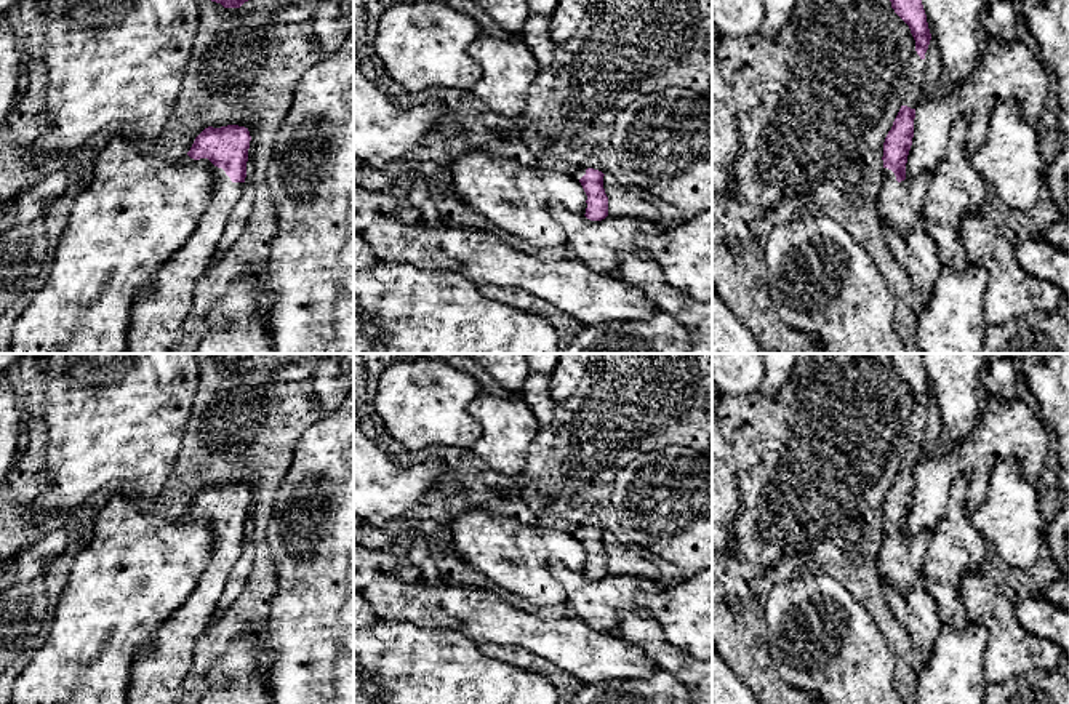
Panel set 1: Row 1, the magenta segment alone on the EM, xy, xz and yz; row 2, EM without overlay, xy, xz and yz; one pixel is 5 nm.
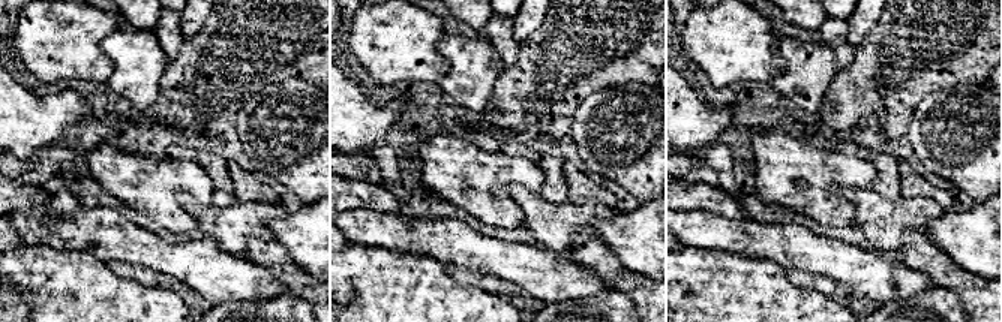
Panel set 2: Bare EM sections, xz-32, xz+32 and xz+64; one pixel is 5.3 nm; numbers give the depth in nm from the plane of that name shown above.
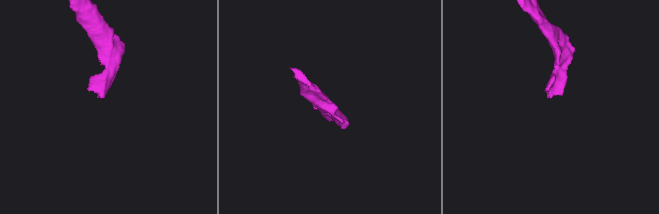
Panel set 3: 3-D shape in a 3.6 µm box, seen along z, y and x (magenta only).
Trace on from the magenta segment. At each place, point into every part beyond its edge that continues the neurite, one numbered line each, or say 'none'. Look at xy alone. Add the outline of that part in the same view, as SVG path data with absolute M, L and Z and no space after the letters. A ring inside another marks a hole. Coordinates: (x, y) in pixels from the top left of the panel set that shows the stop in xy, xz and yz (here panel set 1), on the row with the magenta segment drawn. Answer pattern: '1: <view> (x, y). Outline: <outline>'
1: xy (156, 322). Outline: M222 168L213 171L213 197L190 238L158 269L155 291L133 306L125 354L165 354L194 304L197 280L210 266L230 213L243 194Z

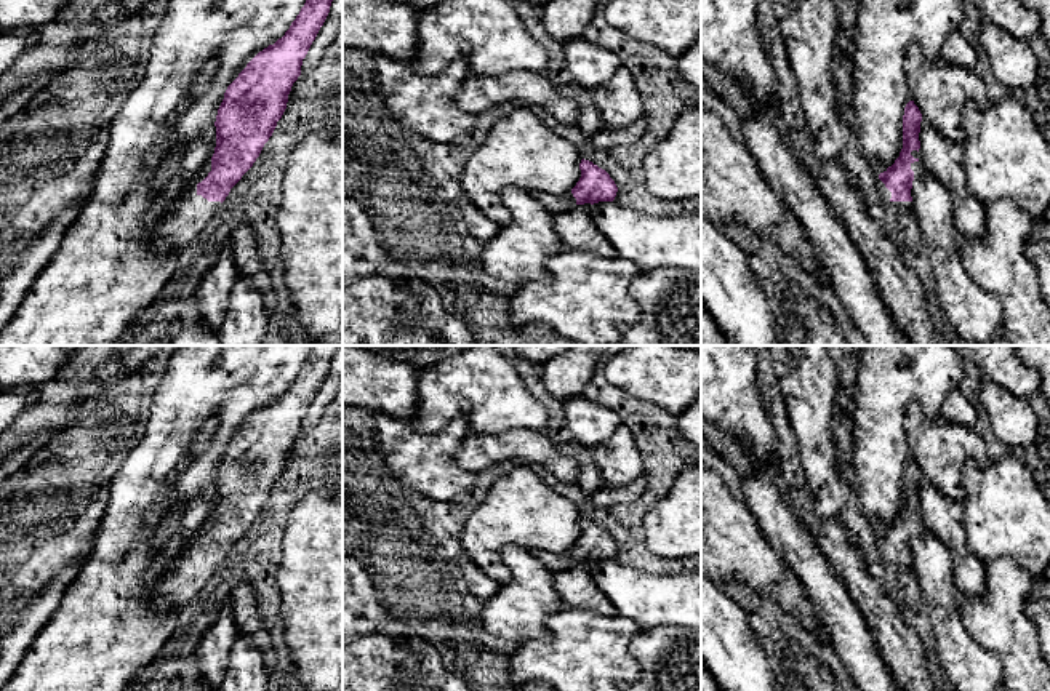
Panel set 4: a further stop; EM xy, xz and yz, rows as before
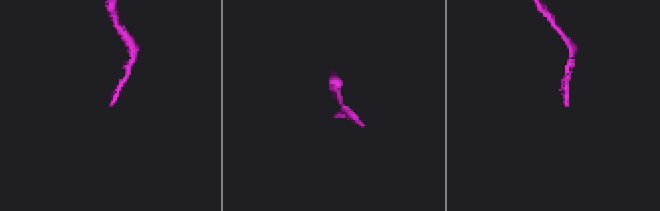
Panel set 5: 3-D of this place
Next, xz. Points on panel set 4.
1: xz (554, 203). Outline: M530 190L528 194L552 214L559 214L576 206L576 198L571 190L559 195L546 194L543 190Z

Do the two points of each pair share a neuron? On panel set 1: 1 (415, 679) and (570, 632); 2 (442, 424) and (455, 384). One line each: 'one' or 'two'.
1: two
2: one

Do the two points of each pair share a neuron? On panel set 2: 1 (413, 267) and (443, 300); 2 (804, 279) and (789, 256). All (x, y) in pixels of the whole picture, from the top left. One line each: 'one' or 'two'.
1: one
2: two

